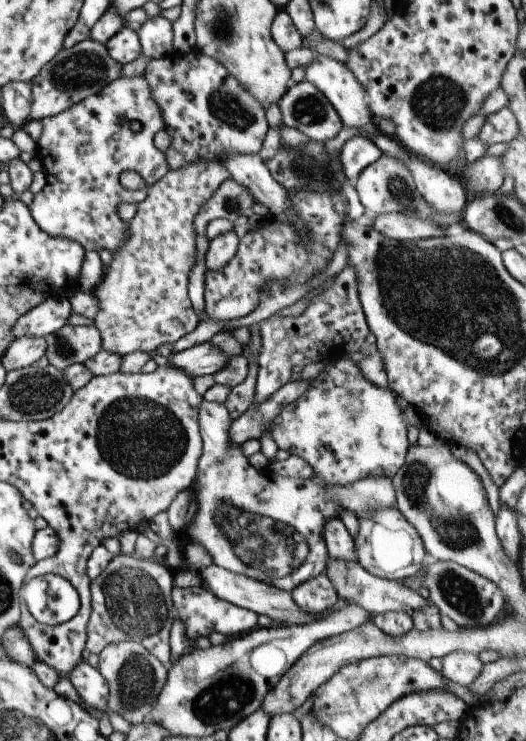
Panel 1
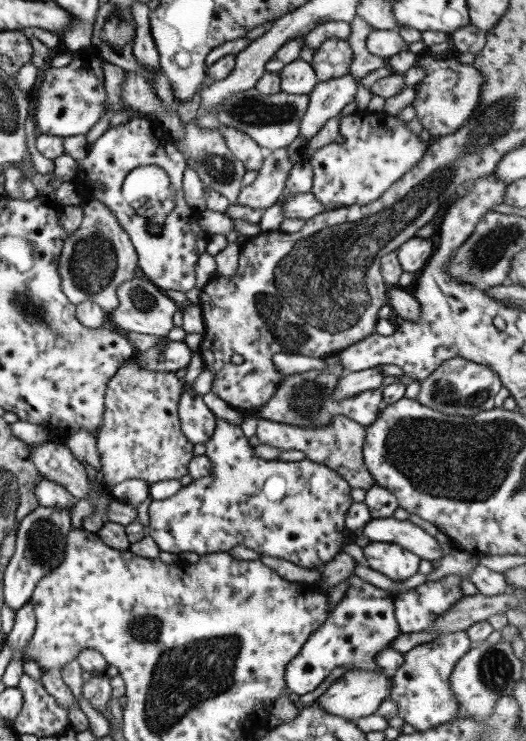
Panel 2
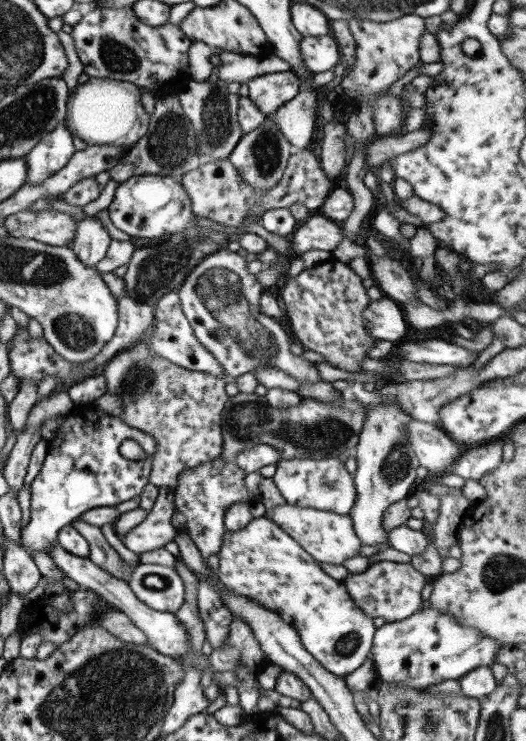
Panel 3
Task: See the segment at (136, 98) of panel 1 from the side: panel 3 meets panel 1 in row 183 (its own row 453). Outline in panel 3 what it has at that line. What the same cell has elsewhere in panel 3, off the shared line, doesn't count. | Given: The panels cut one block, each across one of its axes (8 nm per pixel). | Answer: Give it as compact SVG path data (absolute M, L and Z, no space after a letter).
M92 403L86 405L73 405L69 410L69 417L63 421L61 429L55 433L53 440L48 442L44 461L37 475L30 484L30 520L20 530L20 546L28 553L43 552L57 542L57 532L63 526L71 524L83 512L93 508L111 506L140 497L144 487L148 484L151 462L148 459L128 460L119 454L119 444L123 440L134 440L147 456L153 456L157 450L157 441L145 431L137 430L125 423L119 415L119 410L103 411L93 407Z

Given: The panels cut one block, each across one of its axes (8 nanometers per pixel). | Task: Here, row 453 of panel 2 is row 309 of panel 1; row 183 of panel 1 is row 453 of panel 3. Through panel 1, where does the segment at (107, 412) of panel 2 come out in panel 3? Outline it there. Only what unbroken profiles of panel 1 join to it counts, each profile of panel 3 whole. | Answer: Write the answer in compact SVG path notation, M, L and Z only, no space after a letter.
M148 337L137 340L133 346L125 348L123 352L117 352L111 360L98 370L105 377L105 393L117 395L121 398L119 415L127 425L151 435L157 441L157 450L153 454L148 483L153 487L176 486L177 477L181 470L193 468L198 464L217 459L221 454L220 416L224 410L228 396L223 390L226 382L223 377L215 377L209 373L197 373L171 364L165 358L159 358L157 354L151 354L151 344Z

